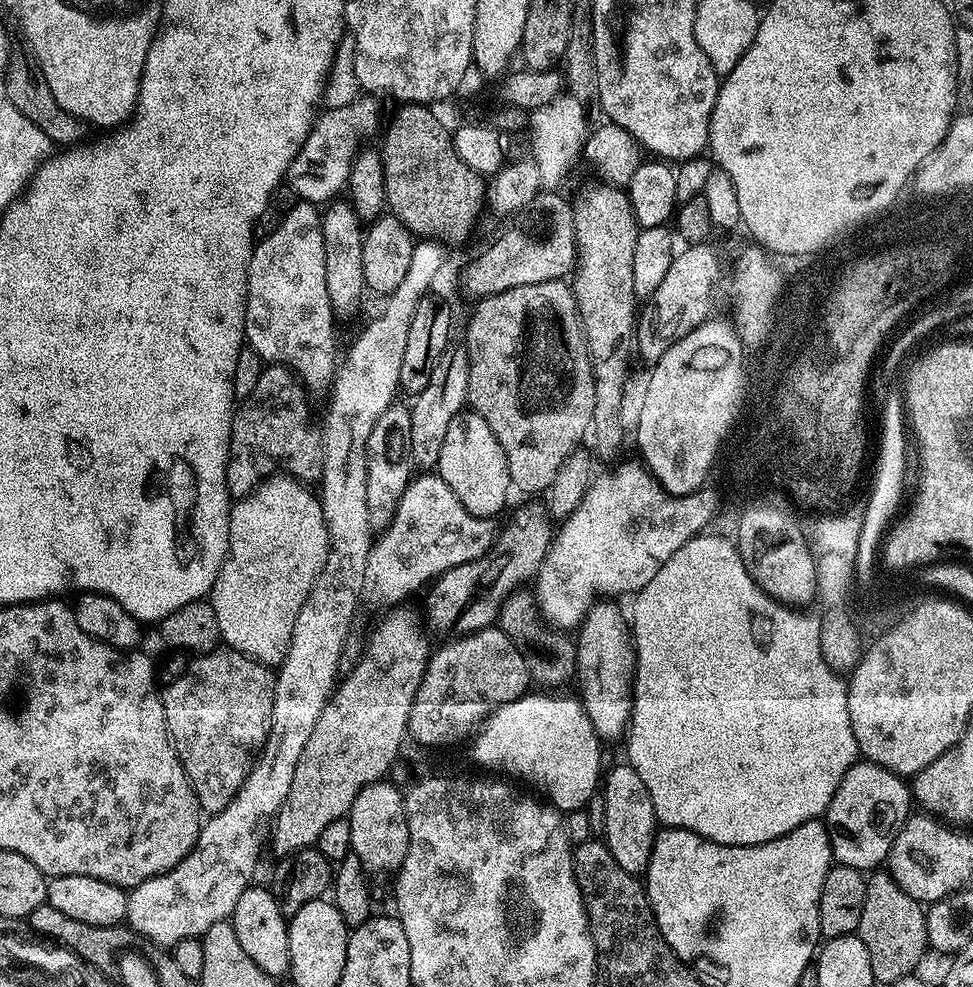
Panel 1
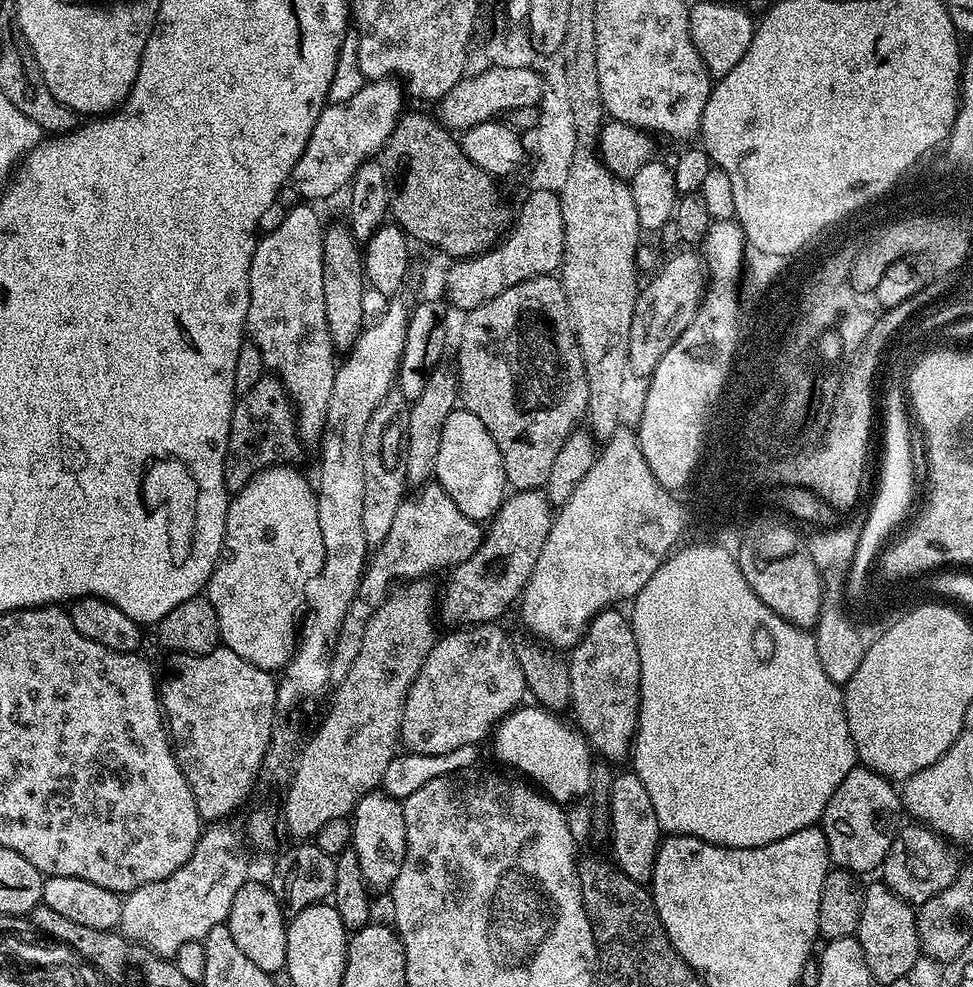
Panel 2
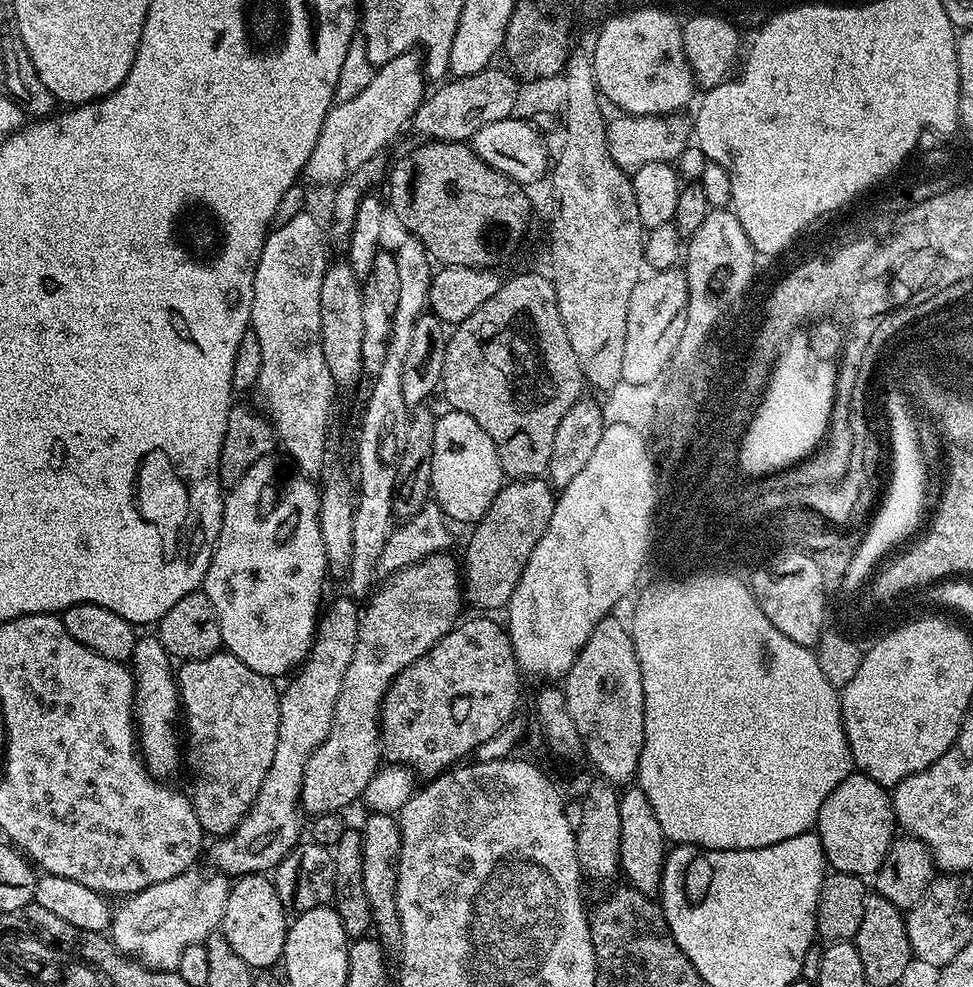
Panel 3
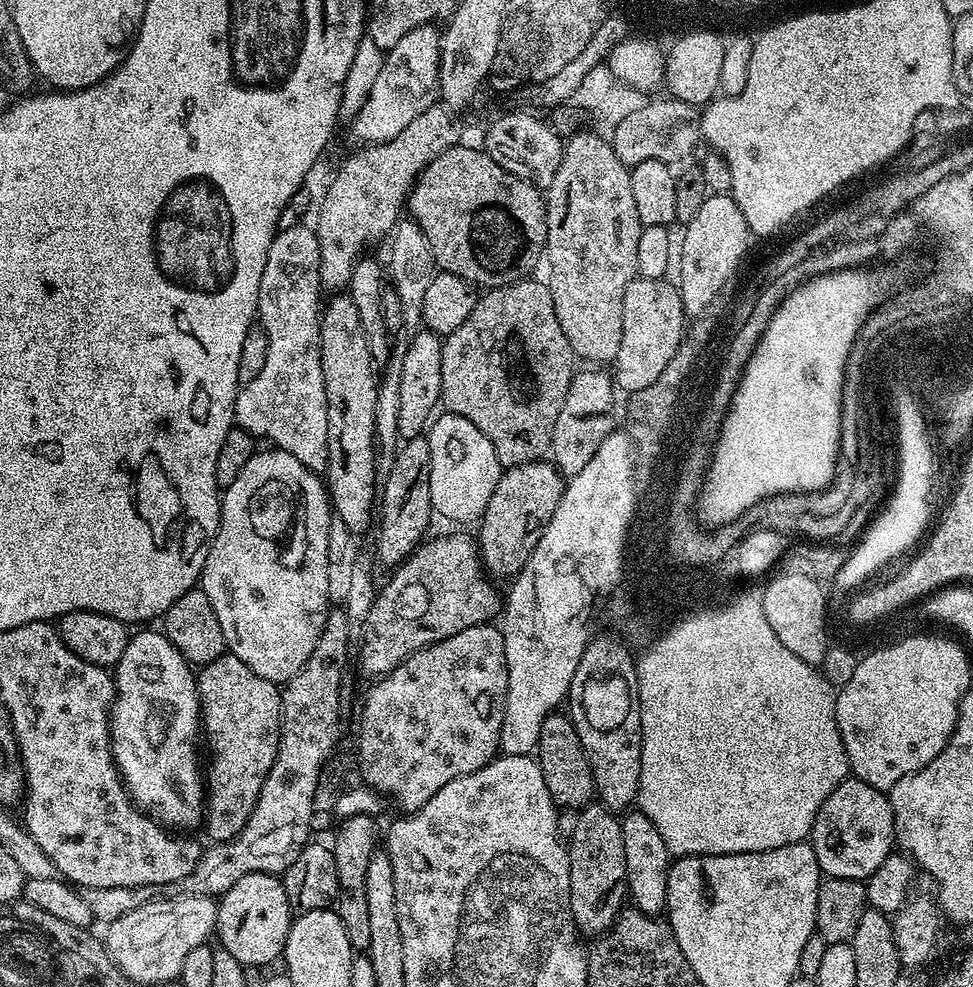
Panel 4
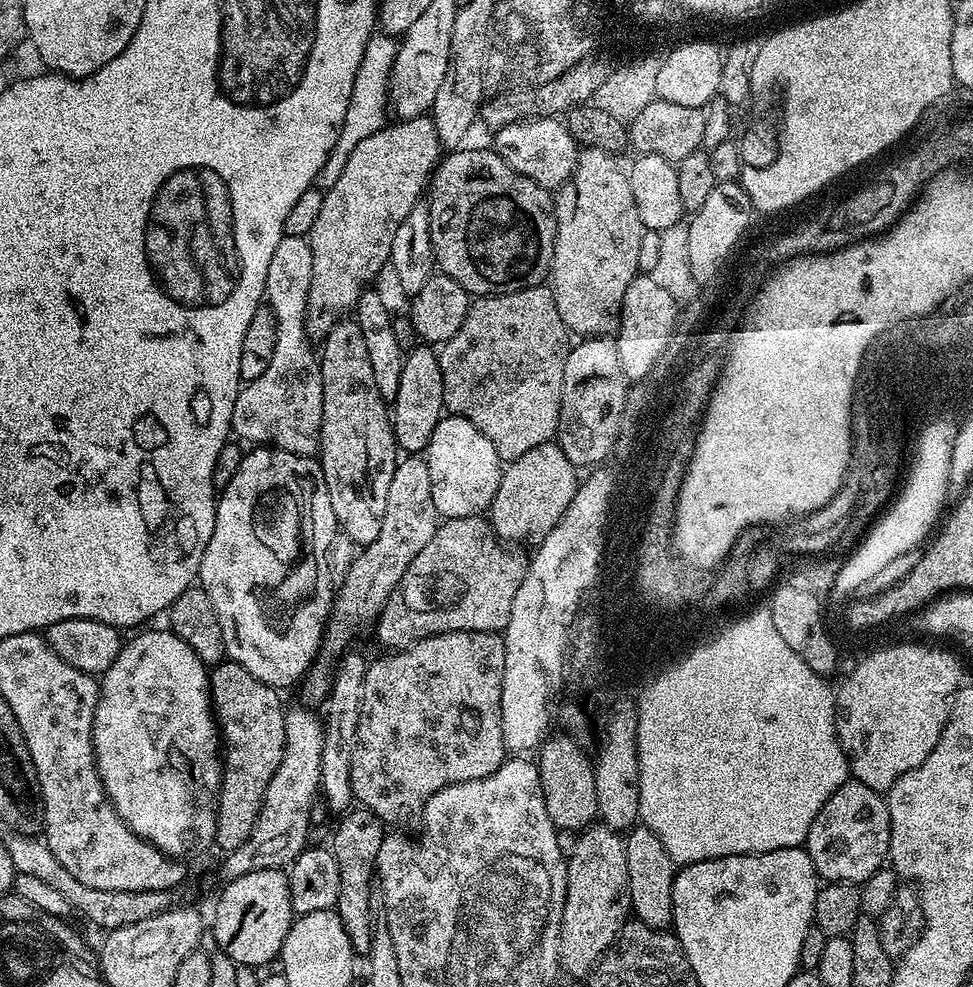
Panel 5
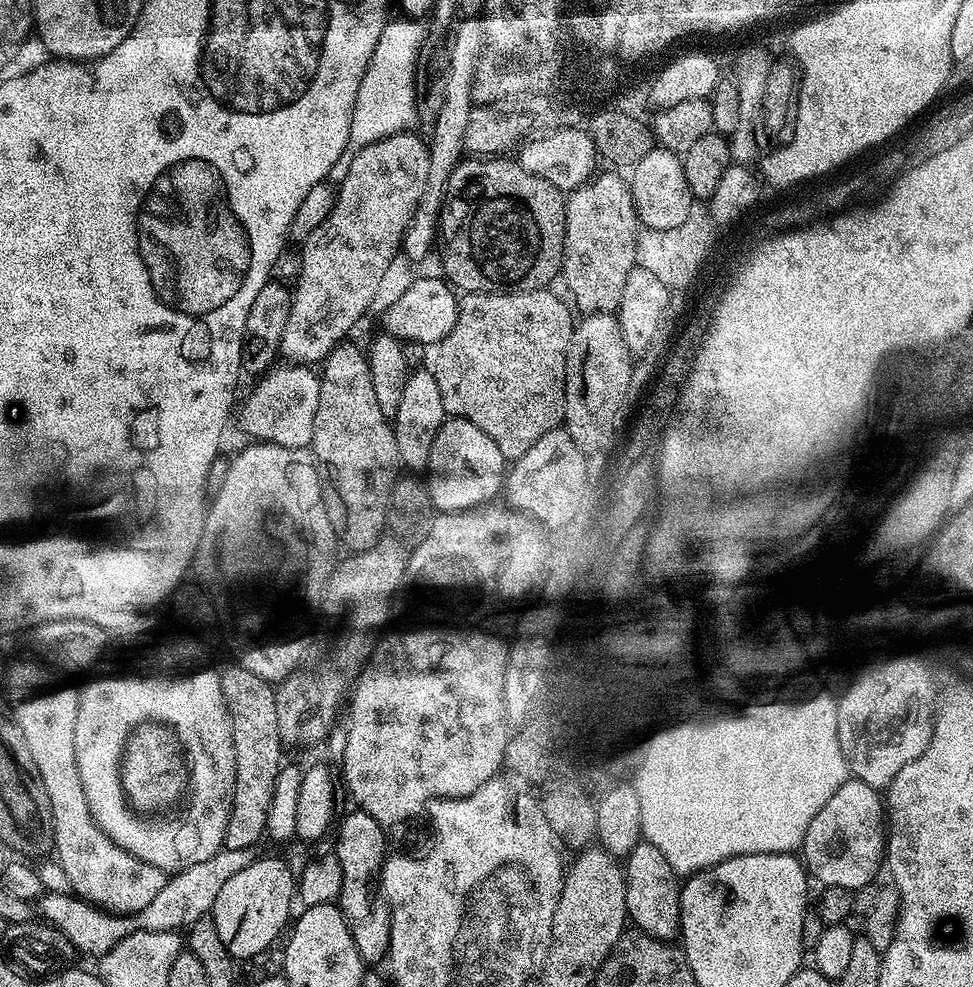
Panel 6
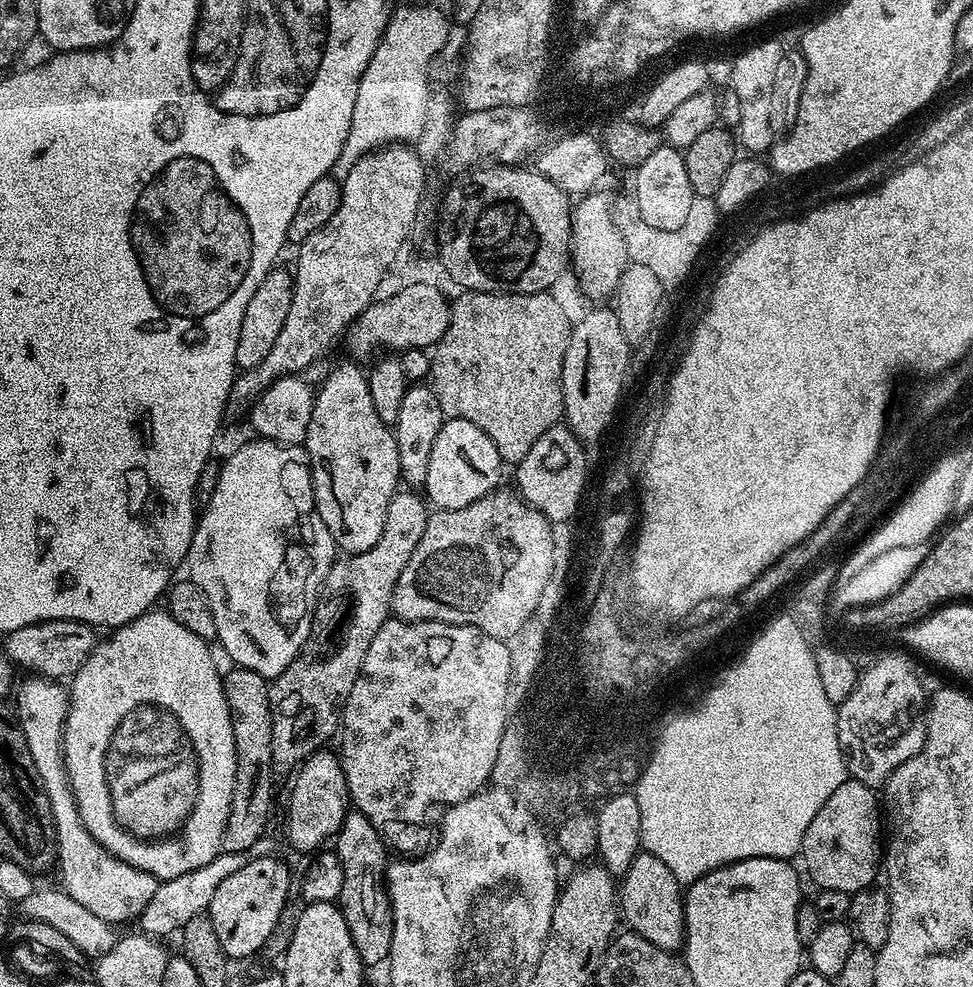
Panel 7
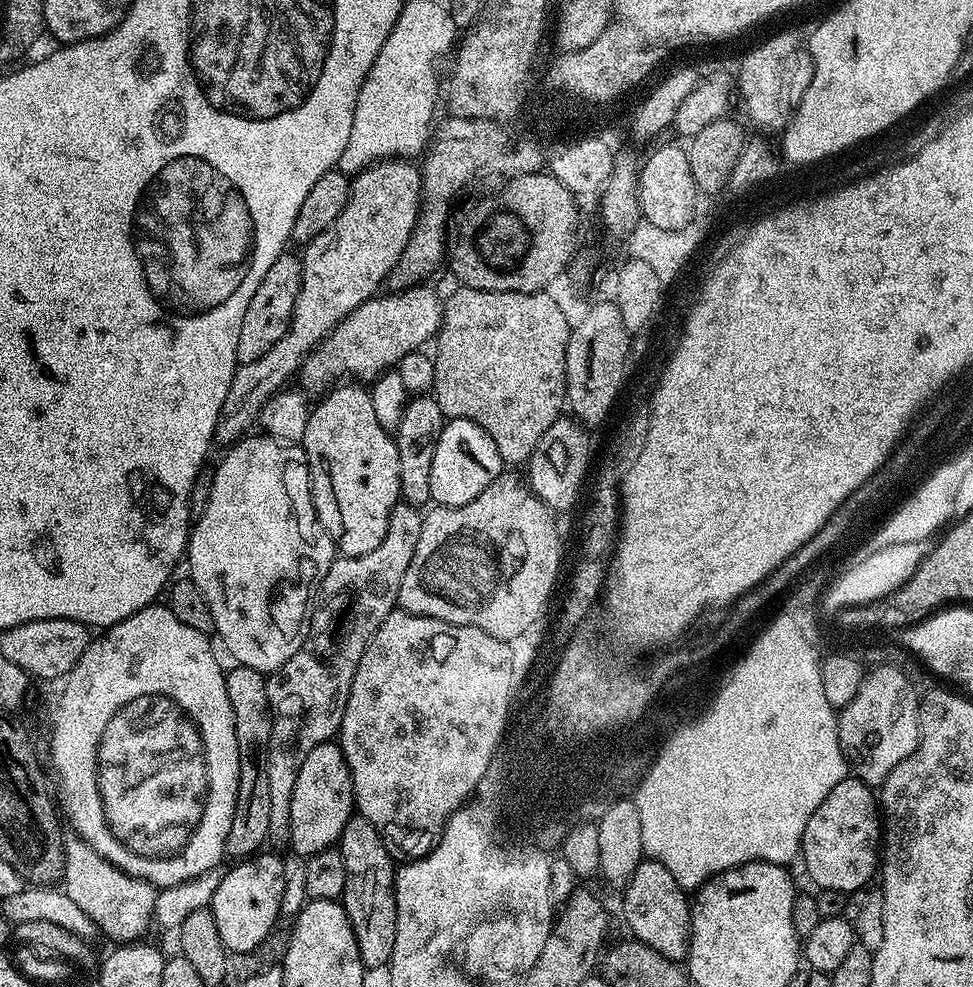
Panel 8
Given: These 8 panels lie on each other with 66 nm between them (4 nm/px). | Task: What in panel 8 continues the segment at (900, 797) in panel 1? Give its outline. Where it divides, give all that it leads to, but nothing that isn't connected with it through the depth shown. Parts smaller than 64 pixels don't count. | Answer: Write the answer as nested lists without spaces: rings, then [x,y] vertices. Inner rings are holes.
[[[846,778],[838,782],[822,798],[822,806],[810,814],[810,822],[806,822],[804,837],[800,843],[802,861],[808,867],[808,876],[816,883],[817,889],[829,888],[845,894],[859,893],[861,888],[869,887],[878,872],[878,849],[882,844],[882,816],[878,811],[878,796],[869,785],[855,778]]]

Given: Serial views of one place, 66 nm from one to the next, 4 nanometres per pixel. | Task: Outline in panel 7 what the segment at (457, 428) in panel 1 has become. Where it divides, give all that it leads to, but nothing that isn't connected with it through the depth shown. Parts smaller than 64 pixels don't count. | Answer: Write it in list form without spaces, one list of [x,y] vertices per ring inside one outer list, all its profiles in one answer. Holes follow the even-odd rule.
[[[445,419],[442,430],[438,430],[438,438],[434,438],[434,451],[430,454],[430,470],[426,470],[423,491],[433,505],[436,503],[437,509],[458,510],[497,491],[500,468],[502,461],[494,442],[490,442],[474,422]]]

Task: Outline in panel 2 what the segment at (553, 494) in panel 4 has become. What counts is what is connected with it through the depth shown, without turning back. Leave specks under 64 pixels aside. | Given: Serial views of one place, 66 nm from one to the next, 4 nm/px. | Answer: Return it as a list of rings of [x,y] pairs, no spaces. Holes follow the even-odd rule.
[[[513,491],[487,525],[478,550],[451,569],[452,577],[442,588],[438,600],[439,619],[452,624],[448,626],[475,626],[499,621],[499,616],[521,599],[521,592],[528,584],[543,543],[550,534],[553,517],[554,508],[543,491]]]

